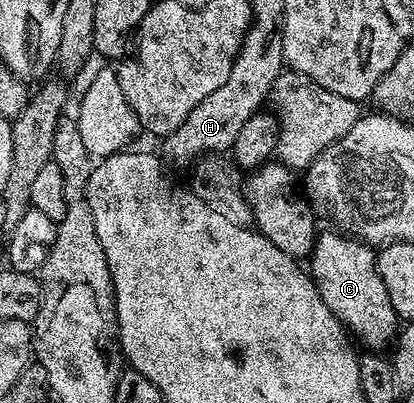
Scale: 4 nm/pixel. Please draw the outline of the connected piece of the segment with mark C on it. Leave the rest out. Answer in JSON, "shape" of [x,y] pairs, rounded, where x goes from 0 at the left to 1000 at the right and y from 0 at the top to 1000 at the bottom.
{"shape":[[[819,571],[790,573],[766,583],[749,638],[749,682],[768,730],[778,749],[787,749],[792,774],[821,794],[857,841],[862,834],[882,866],[928,868],[959,831],[961,787],[952,759],[942,759],[932,700],[923,700],[923,680],[913,680],[901,608]]]}

